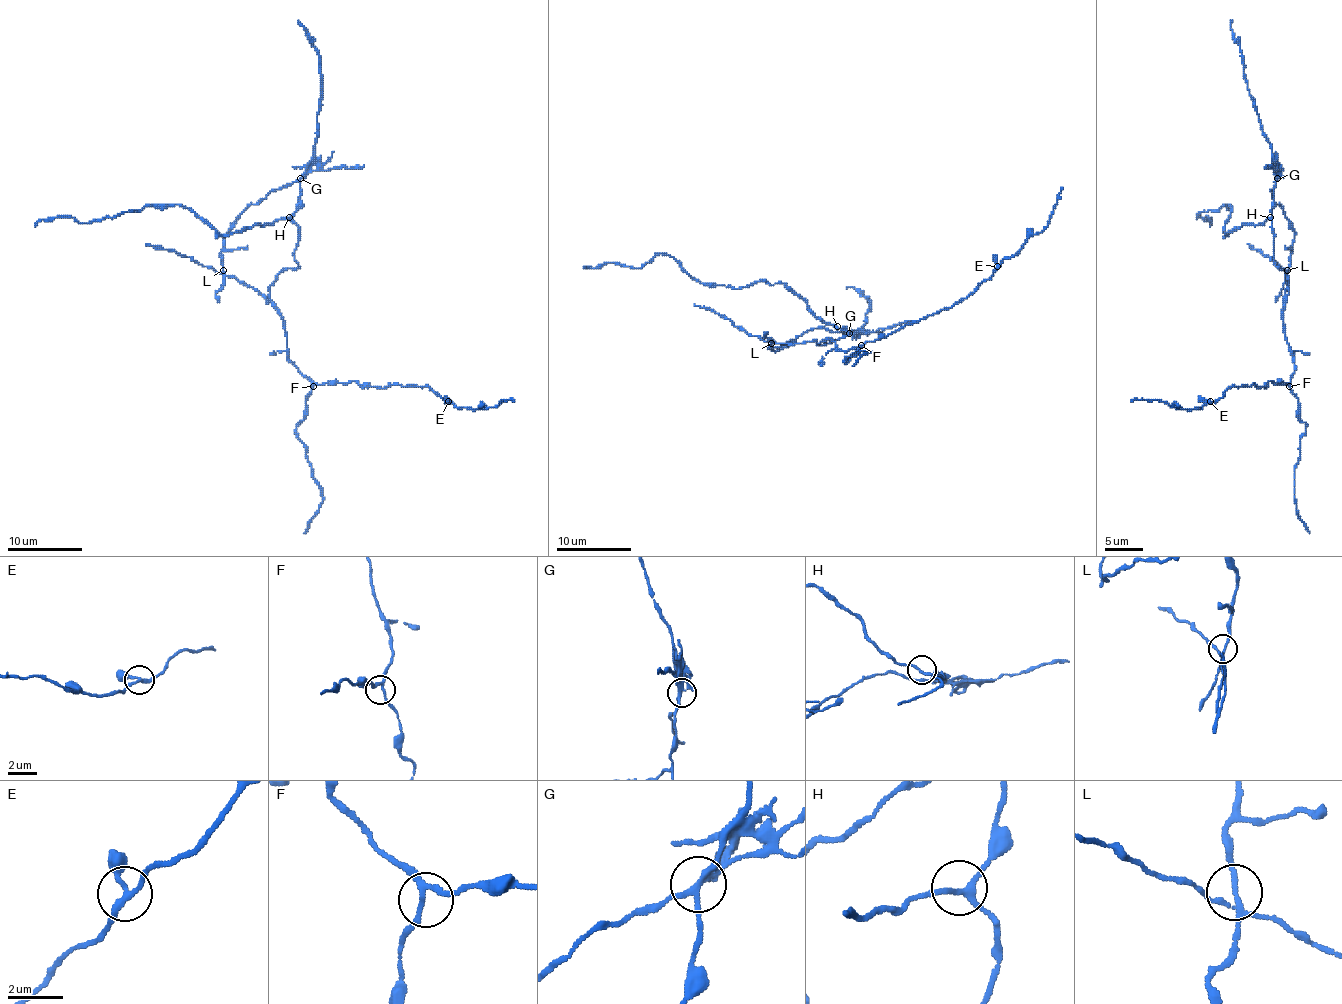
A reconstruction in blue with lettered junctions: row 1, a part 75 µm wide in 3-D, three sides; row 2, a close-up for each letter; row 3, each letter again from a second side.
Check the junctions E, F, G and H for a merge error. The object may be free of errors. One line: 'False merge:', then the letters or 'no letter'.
False merge: G

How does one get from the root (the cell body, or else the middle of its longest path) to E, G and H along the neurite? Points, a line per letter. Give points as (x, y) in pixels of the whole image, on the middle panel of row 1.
E: (822, 345), (818, 345), (822, 339), (831, 339), (837, 351), (848, 351), (948, 309), (967, 298), (997, 266)
G: (822, 345), (843, 338), (846, 334), (843, 330), (846, 328), (841, 328), (848, 330), (848, 334)
H: (822, 345), (846, 334), (843, 330), (846, 328), (837, 326)

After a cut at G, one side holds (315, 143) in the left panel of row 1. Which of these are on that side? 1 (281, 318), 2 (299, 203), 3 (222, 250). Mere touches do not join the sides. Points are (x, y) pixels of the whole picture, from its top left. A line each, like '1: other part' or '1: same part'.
1: same part
2: same part
3: other part

